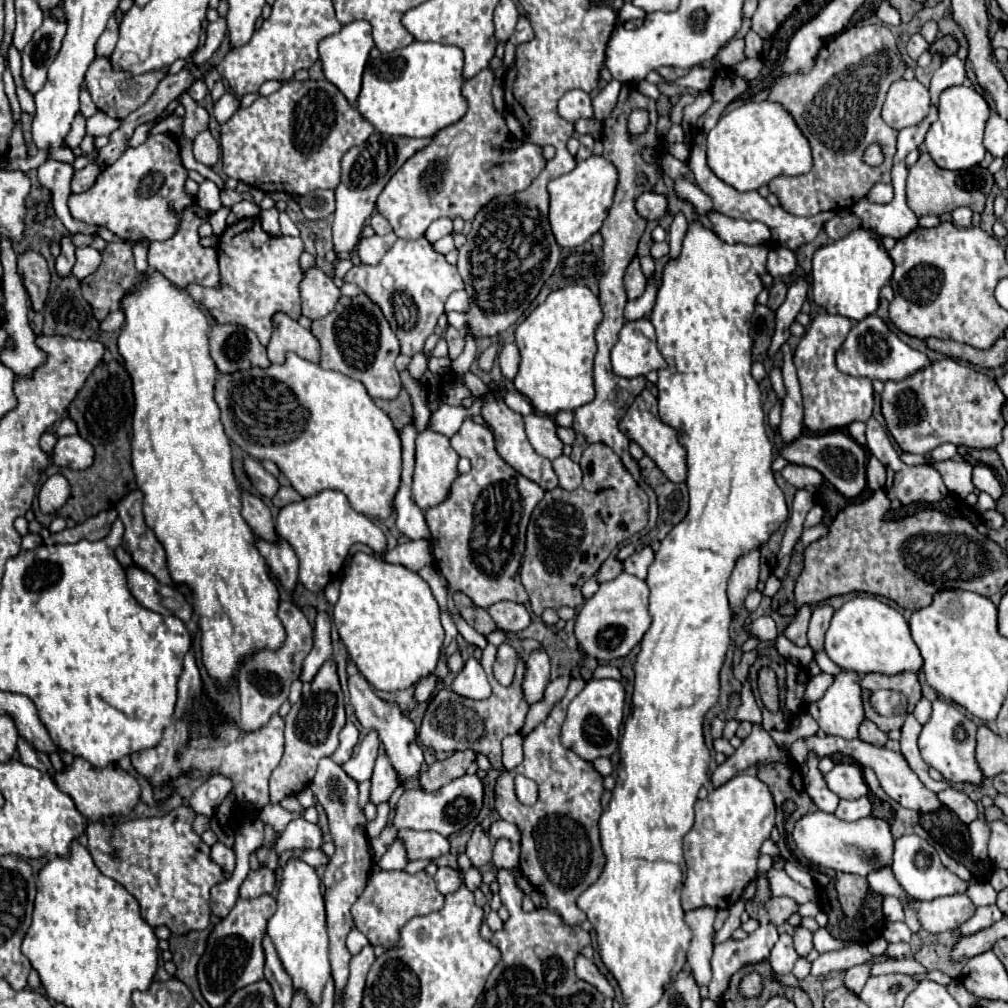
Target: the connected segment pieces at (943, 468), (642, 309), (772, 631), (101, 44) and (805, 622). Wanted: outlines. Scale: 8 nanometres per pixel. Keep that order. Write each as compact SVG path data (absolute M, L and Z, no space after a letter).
M943 461L943 463L935 463L933 465L941 475L943 481L947 485L947 489L955 495L959 495L961 499L965 499L975 487L971 481L971 473L973 473L973 465L967 461Z
M649 279L649 285L645 289L645 293L633 301L627 301L625 305L625 319L627 321L637 321L637 319L645 319L649 317L653 303L655 303L655 295L657 295L657 287L655 287L655 279Z
M757 617L747 625L747 633L759 641L773 641L777 637L777 625L773 617Z
M113 13L113 15L109 17L109 21L107 21L107 27L105 27L103 35L101 35L99 41L97 41L97 47L95 47L97 57L109 57L109 55L113 53L117 41L119 41L119 23L117 23L115 13Z
M801 607L793 621L785 629L785 637L791 639L797 645L807 645L807 627L809 627L809 617L811 617L811 607Z

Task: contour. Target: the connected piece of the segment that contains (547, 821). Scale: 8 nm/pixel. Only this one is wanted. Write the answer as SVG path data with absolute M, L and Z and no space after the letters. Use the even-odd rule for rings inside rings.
M571 679L565 697L553 707L551 715L525 737L523 763L511 771L503 769L495 781L495 811L521 831L519 869L529 883L545 895L549 911L559 915L565 925L581 925L587 919L575 901L599 877L601 865L605 863L597 827L603 777L595 771L591 761L565 749L559 739L567 707L583 687L583 679ZM515 775L525 775L539 785L539 799L535 805L527 807L519 803L515 797Z

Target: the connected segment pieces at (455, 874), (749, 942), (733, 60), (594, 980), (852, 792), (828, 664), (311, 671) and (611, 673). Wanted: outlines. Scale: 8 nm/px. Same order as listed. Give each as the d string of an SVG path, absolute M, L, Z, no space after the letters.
M439 867L437 873L435 873L435 883L437 883L437 889L447 895L447 893L453 893L457 891L461 885L463 885L463 879L461 879L461 873L453 867Z
M761 923L745 939L727 939L713 951L711 967L713 979L709 983L709 999L719 1001L729 985L729 979L747 963L759 963L769 957L771 947L777 943L779 931L773 923Z
M733 39L729 45L725 45L725 49L721 49L721 53L717 55L717 59L719 59L723 65L733 67L733 65L737 65L739 61L745 59L743 49L745 49L745 39Z
M579 955L577 961L575 961L575 969L577 969L577 977L581 977L583 981L589 981L589 983L591 983L593 987L597 987L605 997L609 997L609 999L615 997L613 985L605 979L605 975L597 969L597 965L595 965L591 959Z
M839 763L825 775L825 781L833 793L837 793L841 799L857 799L863 795L869 795L869 787L863 779L863 773L859 765L855 763Z
M815 651L814 660L820 667L822 672L829 673L835 675L840 671L843 671L842 668L837 666L834 662L830 660L830 658L826 655L825 652L817 652Z
M319 611L313 629L313 649L303 661L301 681L311 681L327 659L331 659L331 621L325 611Z
M599 665L593 673L593 677L611 677L611 679L621 679L621 671L613 665Z

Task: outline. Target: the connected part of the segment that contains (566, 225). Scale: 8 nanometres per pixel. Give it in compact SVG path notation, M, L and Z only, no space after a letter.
M591 155L589 159L579 161L571 173L565 173L549 181L547 185L551 195L549 221L551 221L553 235L561 247L577 247L601 229L607 217L607 211L613 203L617 181L619 181L619 175L615 165L601 155Z

